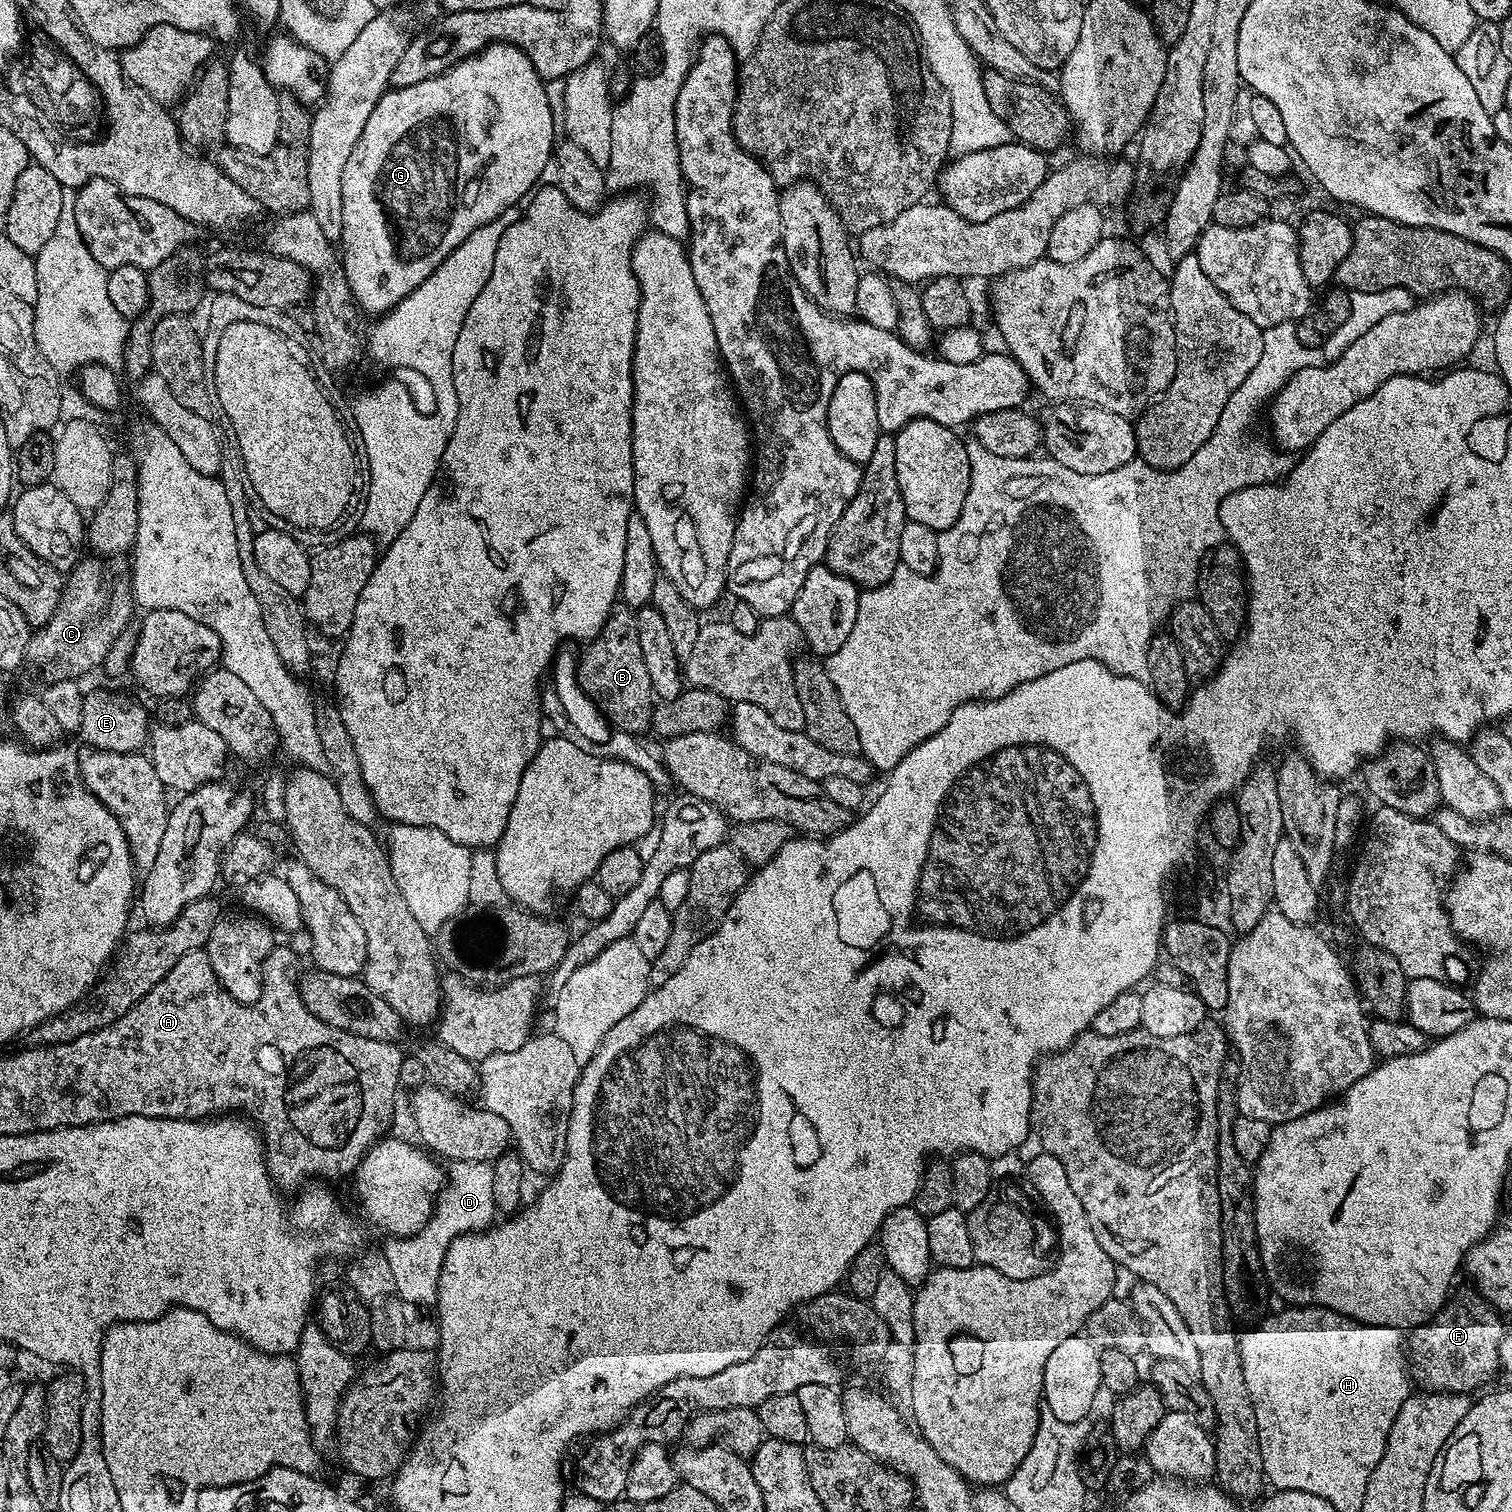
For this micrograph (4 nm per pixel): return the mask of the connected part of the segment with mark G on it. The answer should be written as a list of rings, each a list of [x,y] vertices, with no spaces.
[[[491,43],[477,55],[458,61],[440,76],[432,77],[414,86],[393,87],[385,92],[378,106],[374,106],[373,113],[367,119],[365,129],[362,130],[353,153],[347,159],[342,175],[342,234],[339,239],[339,243],[344,244],[342,267],[345,270],[346,282],[349,283],[352,298],[365,313],[391,312],[398,302],[402,302],[402,298],[406,298],[406,294],[422,286],[422,282],[426,282],[426,278],[430,278],[430,274],[434,274],[438,265],[455,248],[462,246],[462,242],[466,242],[466,238],[474,234],[474,230],[478,230],[486,222],[494,222],[498,217],[511,213],[511,208],[520,199],[523,201],[541,183],[540,175],[547,168],[549,171],[550,161],[554,156],[554,145],[558,140],[548,105],[550,93],[544,88],[547,88],[545,81],[541,80],[530,58],[521,48],[507,43]]]

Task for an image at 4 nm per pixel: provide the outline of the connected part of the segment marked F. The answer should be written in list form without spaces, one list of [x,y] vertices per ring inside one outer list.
[[[1472,1294],[1465,1304],[1451,1304],[1441,1308],[1427,1324],[1417,1324],[1411,1329],[1406,1336],[1406,1348],[1410,1353],[1410,1364],[1414,1369],[1415,1379],[1419,1383],[1421,1380],[1426,1386],[1425,1389],[1434,1392],[1472,1394],[1475,1388],[1482,1387],[1495,1372],[1501,1371],[1499,1344],[1503,1340],[1506,1325],[1500,1321],[1501,1313],[1479,1294]]]

